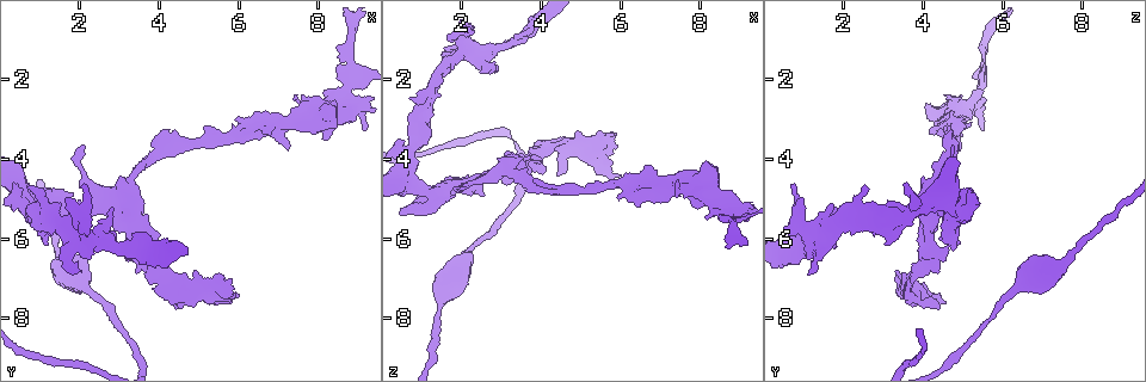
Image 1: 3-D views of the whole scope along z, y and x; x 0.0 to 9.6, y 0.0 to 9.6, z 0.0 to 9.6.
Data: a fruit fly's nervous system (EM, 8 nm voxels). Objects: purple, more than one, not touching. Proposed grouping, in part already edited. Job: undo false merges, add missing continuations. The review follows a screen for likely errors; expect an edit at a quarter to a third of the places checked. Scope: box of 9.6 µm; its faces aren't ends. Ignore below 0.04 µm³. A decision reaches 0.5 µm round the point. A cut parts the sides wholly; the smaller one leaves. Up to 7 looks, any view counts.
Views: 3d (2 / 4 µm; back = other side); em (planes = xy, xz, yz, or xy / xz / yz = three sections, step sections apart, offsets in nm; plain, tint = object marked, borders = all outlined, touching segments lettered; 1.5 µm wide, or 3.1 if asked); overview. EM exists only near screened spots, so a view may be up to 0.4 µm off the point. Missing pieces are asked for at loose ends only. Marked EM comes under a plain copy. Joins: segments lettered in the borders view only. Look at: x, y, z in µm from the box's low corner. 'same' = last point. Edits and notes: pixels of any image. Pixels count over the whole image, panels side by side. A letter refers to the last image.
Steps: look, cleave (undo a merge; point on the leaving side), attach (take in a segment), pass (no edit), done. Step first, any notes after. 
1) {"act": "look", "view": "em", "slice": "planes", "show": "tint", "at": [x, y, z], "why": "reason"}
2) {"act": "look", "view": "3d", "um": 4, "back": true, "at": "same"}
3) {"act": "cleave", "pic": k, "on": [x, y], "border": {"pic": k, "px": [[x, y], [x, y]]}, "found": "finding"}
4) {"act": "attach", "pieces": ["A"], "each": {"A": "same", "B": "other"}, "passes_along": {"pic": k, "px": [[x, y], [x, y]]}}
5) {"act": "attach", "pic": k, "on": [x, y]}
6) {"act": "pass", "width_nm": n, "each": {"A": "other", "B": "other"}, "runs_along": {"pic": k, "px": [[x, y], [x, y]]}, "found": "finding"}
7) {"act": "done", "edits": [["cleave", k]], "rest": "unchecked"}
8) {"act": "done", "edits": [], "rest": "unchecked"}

{"act": "look", "view": "3d", "um": 2, "back": true, "at": [0.80, 5.00, 4.60], "why": "sharp bend"}

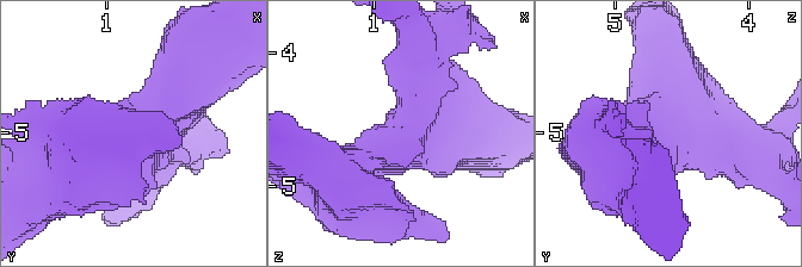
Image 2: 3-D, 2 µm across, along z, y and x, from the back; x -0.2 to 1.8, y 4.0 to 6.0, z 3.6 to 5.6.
{"act": "look", "view": "em", "slice": "planes", "show": "tint", "at": [0.74, 5.08, 4.60], "arms": 3, "arm_widths_nm": [340, 380, 460], "why": "now the EM"}

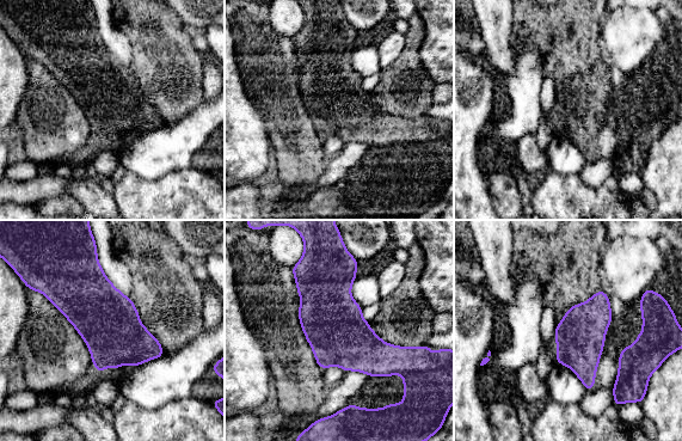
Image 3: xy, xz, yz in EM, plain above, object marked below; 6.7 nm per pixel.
{"act": "look", "view": "em", "slice": "planes", "show": "borders", "at": "same"}

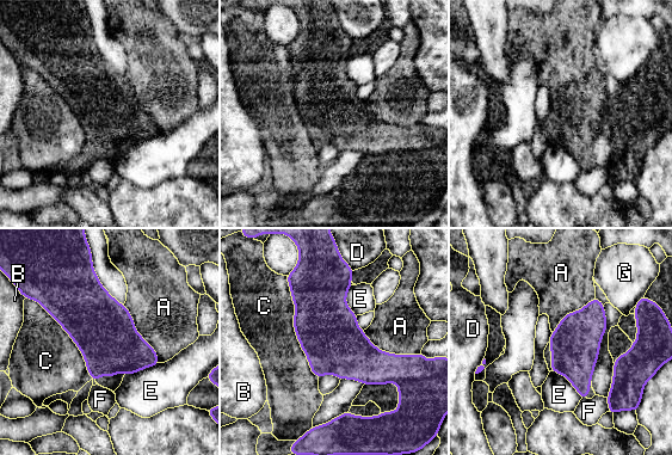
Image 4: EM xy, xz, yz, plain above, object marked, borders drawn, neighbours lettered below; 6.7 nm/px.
{"act": "pass", "longest_contact_nm": ["C", 750], "each": {"A": "other", "B": "other", "C": "other", "D": "other", "E": "other", "F": "other", "G": "other"}, "border": {"pic": 4, "px": [[285, 276], [294, 331], [318, 379]]}, "found": "continuous, no second neuron"}

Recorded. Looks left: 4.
{"act": "look", "view": "3d", "um": 4, "back": true, "at": [5.95, 3.40, 4.60], "why": "thick turns thin"}

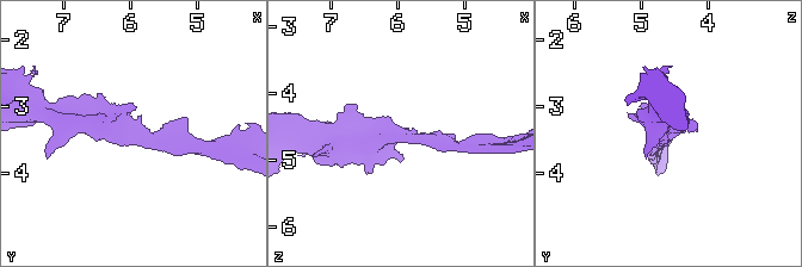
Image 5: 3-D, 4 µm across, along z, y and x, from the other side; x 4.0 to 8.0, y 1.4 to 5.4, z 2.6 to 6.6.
{"act": "look", "view": "em", "slice": "planes", "show": "borders", "at": [6.00, 3.40, 4.65], "why": "shape alone is not enough"}

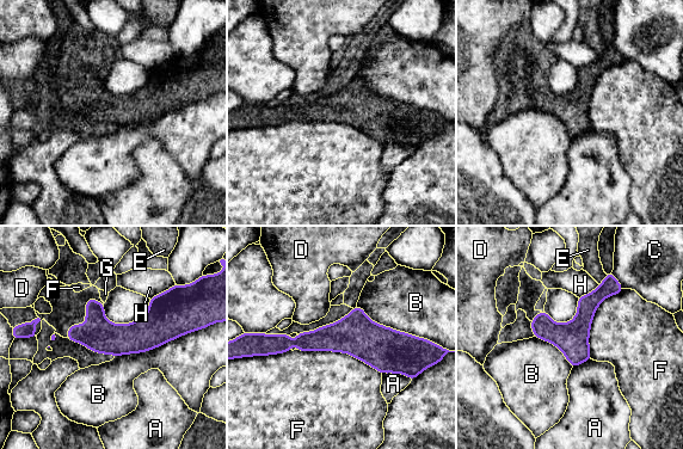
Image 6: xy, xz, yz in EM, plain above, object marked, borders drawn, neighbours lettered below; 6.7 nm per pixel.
{"act": "pass", "each": {"A": "other", "B": "other", "C": "other", "D": "other", "E": "other", "F": "other", "G": "other", "H": "other"}, "runs_along": {"pic": 6, "px": [[270, 338], [413, 350]]}, "found": "all the same neuron"}

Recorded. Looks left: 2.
{"act": "look", "view": "em", "slice": "yz", "step": 4, "show": "borders", "at": [2.95, 6.20, 4.60]}

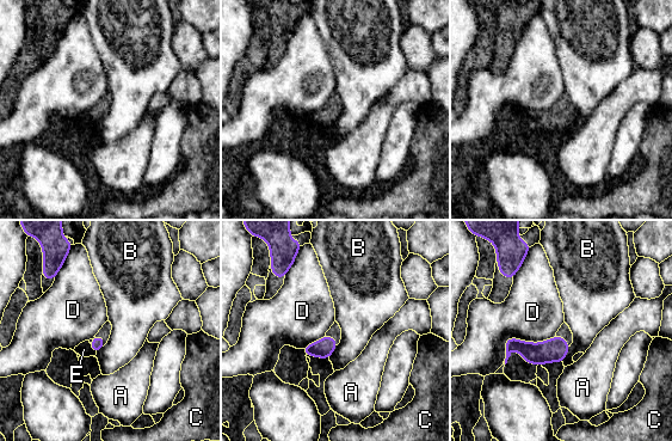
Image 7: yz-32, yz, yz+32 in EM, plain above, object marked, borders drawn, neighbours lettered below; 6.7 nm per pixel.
{"act": "look", "view": "em", "slice": "planes", "show": "borders", "at": "same"}

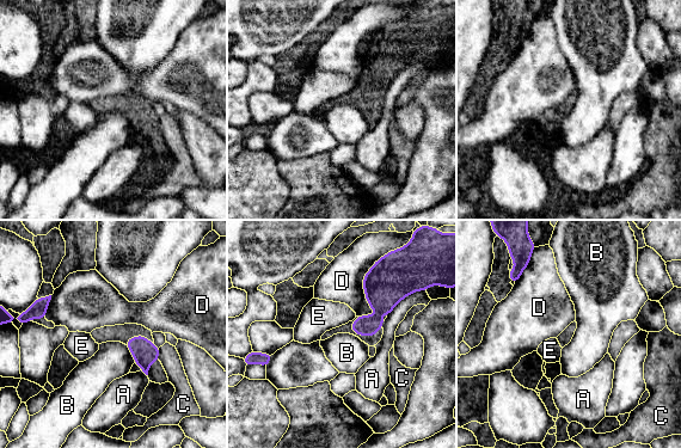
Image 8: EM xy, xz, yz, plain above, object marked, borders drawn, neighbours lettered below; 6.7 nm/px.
{"act": "pass", "longest_contact_nm": ["D", 380], "each": {"A": "other", "B": "other", "C": "other", "D": "other", "E": "other"}, "border": {"pic": 8, "px": [[126, 345], [135, 362]]}, "found": "none of them fits"}

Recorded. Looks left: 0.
{"act": "done", "edits": [], "rest": "unchecked"}

